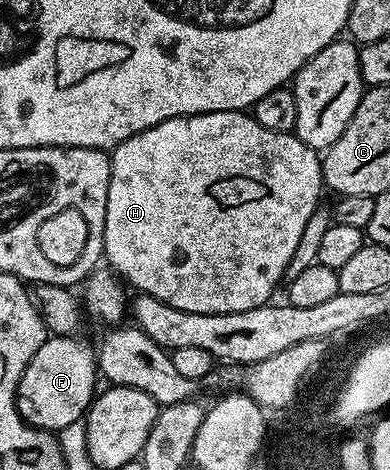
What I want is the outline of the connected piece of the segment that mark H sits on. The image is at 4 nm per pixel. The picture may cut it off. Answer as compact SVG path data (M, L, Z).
M232 108L229 111L195 111L190 115L170 117L167 121L120 141L110 158L111 178L103 232L103 256L106 264L132 290L139 289L135 291L155 297L161 303L169 303L169 307L177 307L181 311L236 313L268 304L272 300L271 292L278 285L280 288L283 272L287 270L289 259L293 259L293 251L297 251L297 242L301 239L301 231L305 231L305 223L309 223L309 215L320 208L319 196L325 193L323 162L316 150L310 149L294 132L269 131L269 127L261 127L261 123L257 123L250 112Z

